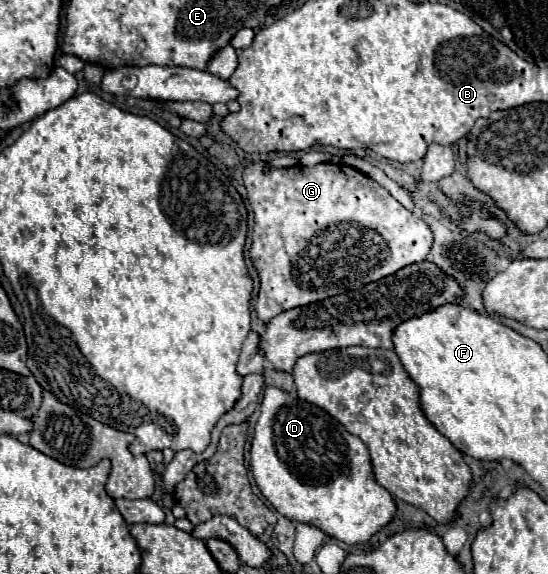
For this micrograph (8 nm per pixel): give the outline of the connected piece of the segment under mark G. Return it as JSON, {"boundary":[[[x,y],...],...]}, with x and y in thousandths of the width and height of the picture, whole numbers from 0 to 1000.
{"boundary":[[[471,279],[449,289],[442,310],[464,369],[456,449],[474,484],[464,540],[478,561],[489,561],[518,540],[657,502],[712,481],[730,467],[763,460],[788,432],[788,401],[766,376],[741,366],[690,317],[631,286],[591,282],[566,293],[493,293],[493,282]]]}

